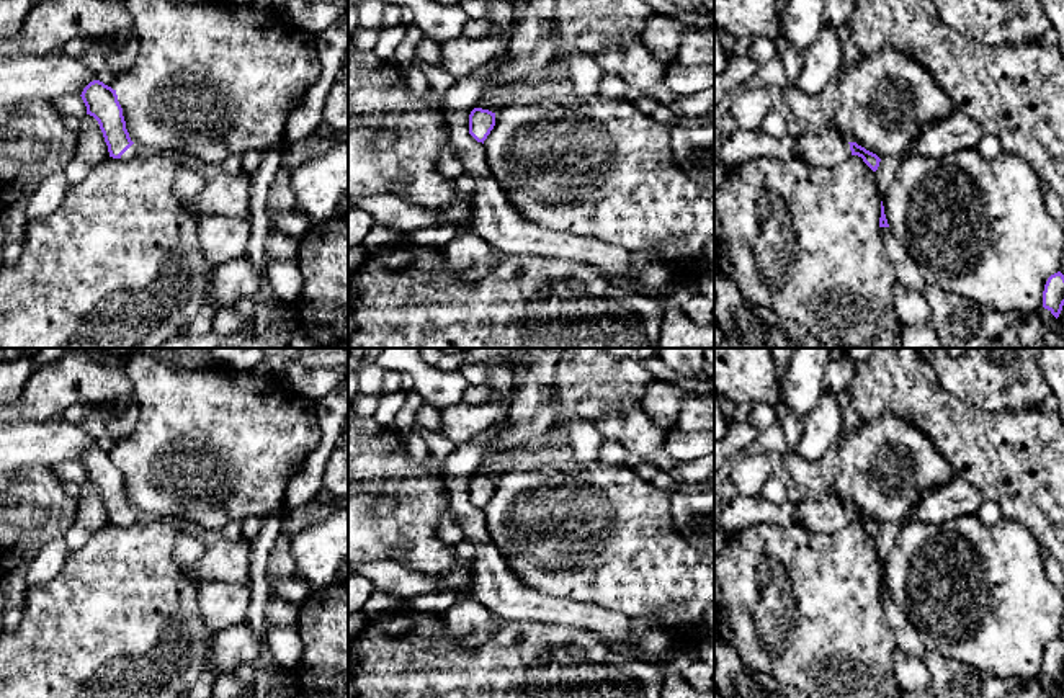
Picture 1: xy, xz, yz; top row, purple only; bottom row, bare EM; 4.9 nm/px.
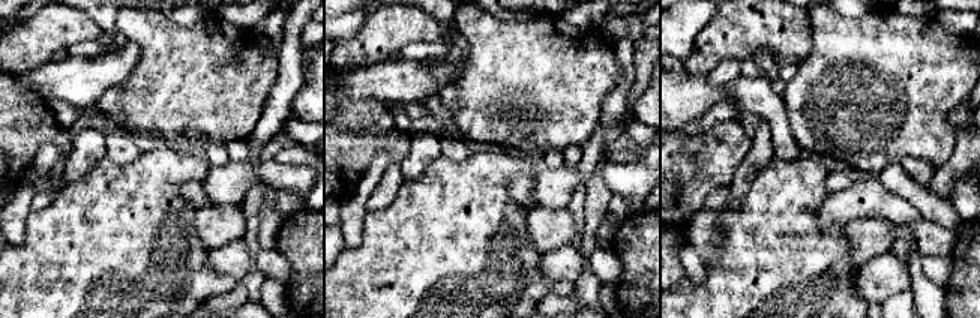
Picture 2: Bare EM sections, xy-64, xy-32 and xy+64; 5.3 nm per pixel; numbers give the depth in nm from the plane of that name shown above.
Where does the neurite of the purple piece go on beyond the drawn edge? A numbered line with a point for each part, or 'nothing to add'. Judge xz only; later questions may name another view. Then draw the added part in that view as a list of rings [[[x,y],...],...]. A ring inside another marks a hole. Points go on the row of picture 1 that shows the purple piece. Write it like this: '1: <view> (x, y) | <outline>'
1: xz (533, 43) | [[[510,0],[515,29],[507,60],[495,70],[495,87],[482,95],[477,108],[495,113],[507,103],[507,88],[521,78],[543,74],[559,49],[556,36],[556,0]]]

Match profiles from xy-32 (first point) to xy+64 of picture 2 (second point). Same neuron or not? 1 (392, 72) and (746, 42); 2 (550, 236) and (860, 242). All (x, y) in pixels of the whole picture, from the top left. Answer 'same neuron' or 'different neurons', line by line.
1: different neurons
2: same neuron

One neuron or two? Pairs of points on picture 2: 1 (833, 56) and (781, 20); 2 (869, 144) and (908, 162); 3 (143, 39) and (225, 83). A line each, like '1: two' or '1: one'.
1: two
2: two
3: one

